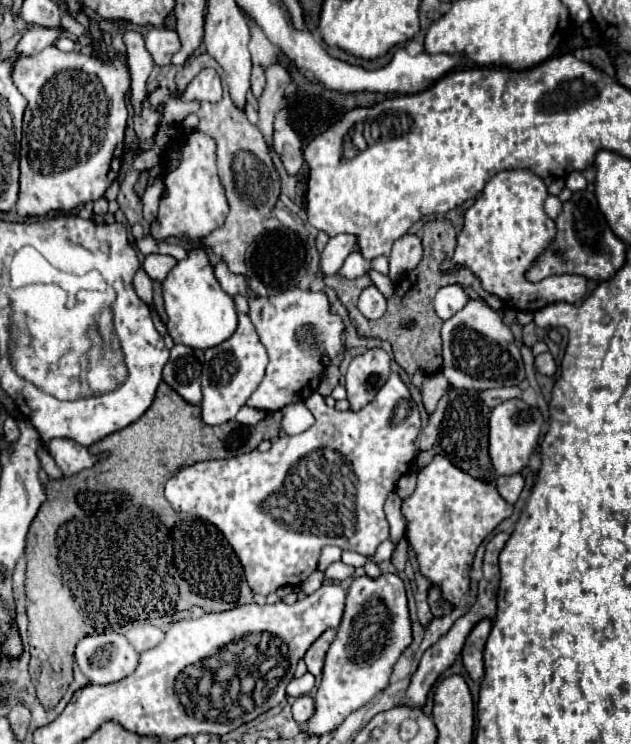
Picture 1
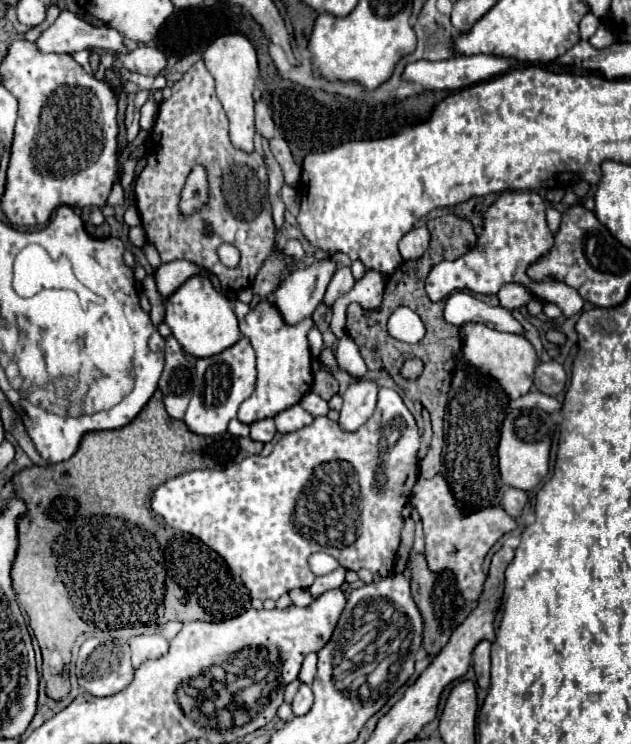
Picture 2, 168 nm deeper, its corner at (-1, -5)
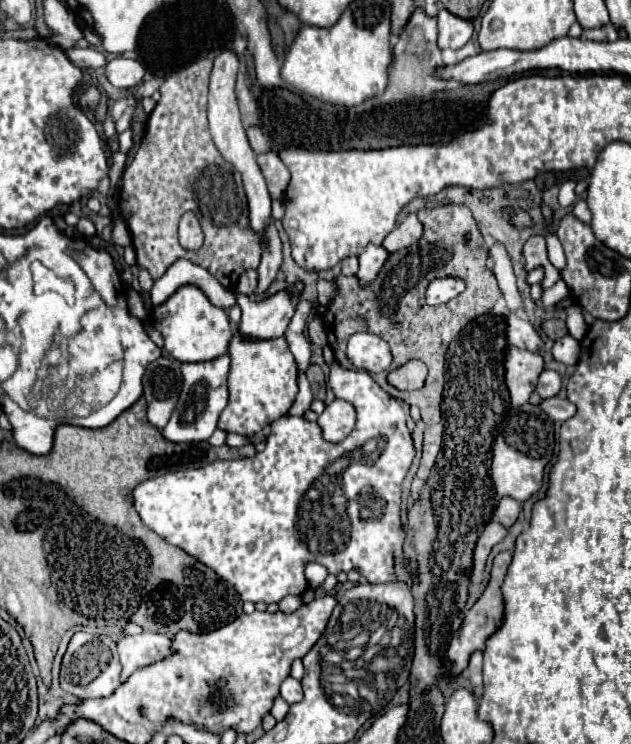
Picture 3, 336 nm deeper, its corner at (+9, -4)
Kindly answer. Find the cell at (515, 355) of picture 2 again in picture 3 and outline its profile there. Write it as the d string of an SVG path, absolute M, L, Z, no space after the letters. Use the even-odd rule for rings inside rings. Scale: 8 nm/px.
M508 346L504 370L512 406L522 406L534 392L536 380L544 370L544 360L540 354L534 354L530 350L518 350L516 346Z

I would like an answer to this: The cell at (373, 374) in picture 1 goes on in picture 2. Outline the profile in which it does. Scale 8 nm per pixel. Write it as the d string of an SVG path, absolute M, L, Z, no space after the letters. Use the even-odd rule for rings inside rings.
M362 379L358 383L352 383L342 397L344 405L340 409L338 425L344 431L356 431L360 425L364 425L374 413L376 393L378 393L378 387L374 381Z

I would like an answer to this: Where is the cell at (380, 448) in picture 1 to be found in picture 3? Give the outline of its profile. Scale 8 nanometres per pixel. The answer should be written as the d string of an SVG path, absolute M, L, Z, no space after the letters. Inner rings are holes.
M336 360L330 366L330 376L328 376L328 384L334 390L336 398L344 398L348 402L354 404L356 412L358 412L358 420L354 430L350 432L348 438L344 438L342 442L326 442L322 438L322 428L316 422L306 420L304 416L282 416L276 422L272 422L272 432L266 440L266 448L262 452L256 452L250 458L238 458L238 460L216 460L208 466L202 468L188 468L188 470L176 470L176 472L168 472L164 476L156 476L150 478L146 482L142 482L140 486L136 486L134 490L134 508L138 510L140 518L144 520L144 524L154 530L158 536L162 536L168 544L174 544L182 550L186 550L190 556L198 558L202 564L210 566L220 578L224 578L226 582L230 582L236 592L240 594L240 598L246 602L280 602L284 596L288 594L302 594L308 588L308 582L304 578L304 562L314 560L320 562L328 568L328 572L338 574L338 572L350 572L350 570L358 570L368 582L372 584L380 584L380 582L408 582L412 580L408 568L404 566L404 556L402 556L402 542L404 542L404 532L400 530L400 494L402 494L402 480L414 460L414 446L412 446L412 436L406 428L406 416L404 410L400 406L400 402L396 398L392 398L390 394L386 394L372 378L366 370L350 370L350 368L342 368Z

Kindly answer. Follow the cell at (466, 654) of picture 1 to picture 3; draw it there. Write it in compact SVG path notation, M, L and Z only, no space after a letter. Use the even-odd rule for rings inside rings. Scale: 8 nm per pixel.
M480 650L470 656L468 674L470 674L470 686L474 694L480 698L482 696L482 652Z

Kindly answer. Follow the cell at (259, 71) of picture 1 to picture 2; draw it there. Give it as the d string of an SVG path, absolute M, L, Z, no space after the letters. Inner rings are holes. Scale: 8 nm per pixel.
M258 101L256 103L256 131L264 137L264 139L272 139L274 133L276 133L276 127L274 127L274 121L272 121L272 115L270 115L270 109L264 101Z

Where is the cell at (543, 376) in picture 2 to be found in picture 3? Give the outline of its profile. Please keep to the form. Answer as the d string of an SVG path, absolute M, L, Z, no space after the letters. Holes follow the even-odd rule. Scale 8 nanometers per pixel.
M544 370L544 372L538 376L536 392L538 392L542 398L556 396L556 394L560 392L560 376L558 376L558 372L556 372L556 370Z

